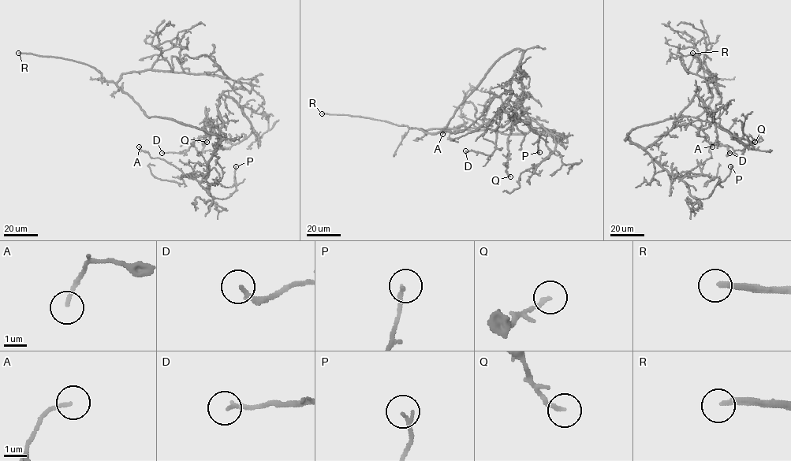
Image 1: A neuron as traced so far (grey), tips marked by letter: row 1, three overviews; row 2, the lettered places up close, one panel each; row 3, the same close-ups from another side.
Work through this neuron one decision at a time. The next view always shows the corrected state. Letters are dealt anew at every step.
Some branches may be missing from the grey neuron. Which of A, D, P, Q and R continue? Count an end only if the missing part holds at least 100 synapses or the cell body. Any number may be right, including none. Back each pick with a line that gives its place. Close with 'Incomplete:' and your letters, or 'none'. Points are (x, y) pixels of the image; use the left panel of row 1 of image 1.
R: (18, 53)
Incomplete: R

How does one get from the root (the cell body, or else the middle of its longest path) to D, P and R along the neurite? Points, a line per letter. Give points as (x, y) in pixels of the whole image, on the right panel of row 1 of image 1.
D: (664, 120), (638, 126), (628, 136), (647, 147), (686, 124), (712, 144), (730, 146), (734, 152), (729, 153)
P: (664, 120), (638, 126), (628, 136), (682, 180), (692, 196), (708, 198), (729, 174), (730, 166)
R: (664, 120), (696, 117), (711, 100), (712, 91), (704, 78), (704, 68), (692, 53)

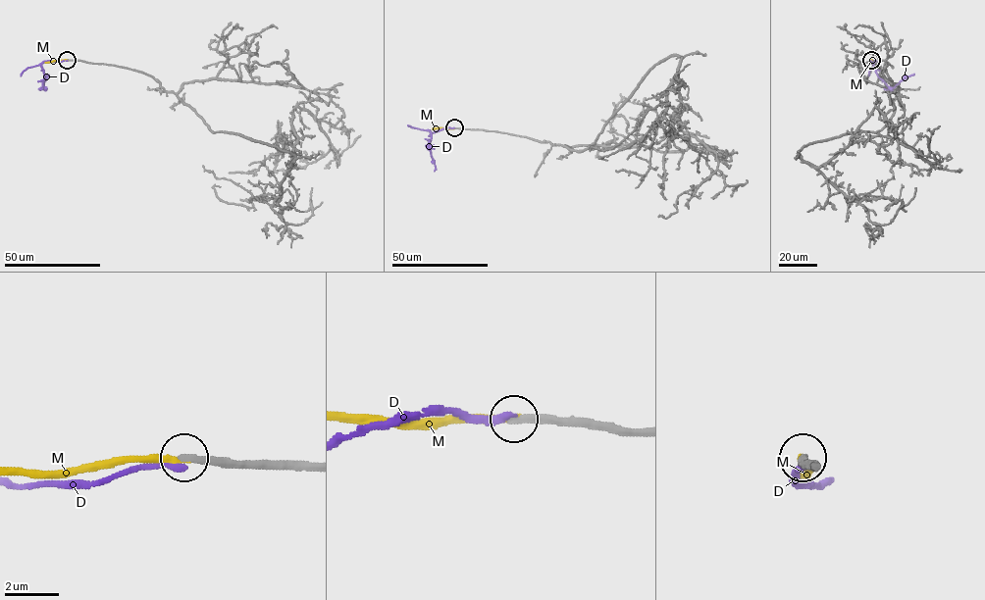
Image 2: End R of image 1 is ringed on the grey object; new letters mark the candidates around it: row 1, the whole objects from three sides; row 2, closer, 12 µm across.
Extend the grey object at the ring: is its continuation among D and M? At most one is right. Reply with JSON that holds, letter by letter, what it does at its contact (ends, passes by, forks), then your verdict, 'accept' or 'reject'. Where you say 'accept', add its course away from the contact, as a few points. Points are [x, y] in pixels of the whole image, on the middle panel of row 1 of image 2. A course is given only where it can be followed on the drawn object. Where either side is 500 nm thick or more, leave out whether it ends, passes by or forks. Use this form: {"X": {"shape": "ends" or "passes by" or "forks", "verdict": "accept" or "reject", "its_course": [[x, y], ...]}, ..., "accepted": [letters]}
{"D": {"shape": "ends", "verdict": "reject"}, "M": {"shape": "ends", "verdict": "accept", "its_course": [[454, 127], [432, 128]]}, "accepted": ["M"]}

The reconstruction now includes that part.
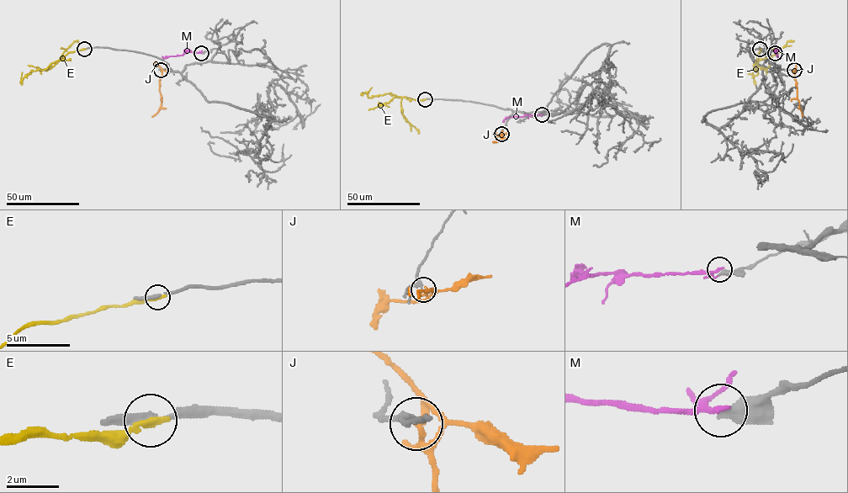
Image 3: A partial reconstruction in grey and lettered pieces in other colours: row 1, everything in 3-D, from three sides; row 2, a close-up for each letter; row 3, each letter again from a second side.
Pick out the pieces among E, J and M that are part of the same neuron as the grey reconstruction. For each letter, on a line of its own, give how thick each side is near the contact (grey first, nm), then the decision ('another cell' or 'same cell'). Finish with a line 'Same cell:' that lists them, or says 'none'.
E: 240 nm thick on the grey side, 280 nm on the other; another cell
J: 240 nm thick on the grey side, 140 nm on the other; another cell
M: 480 nm thick on the grey side, 160 nm on the other; another cell
Same cell: none

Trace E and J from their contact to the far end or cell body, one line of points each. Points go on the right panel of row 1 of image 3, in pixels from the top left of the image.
E: (760, 49), (757, 60), (753, 66), (758, 72), (752, 76), (755, 80), (752, 72)
J: (794, 70), (797, 99), (802, 116)

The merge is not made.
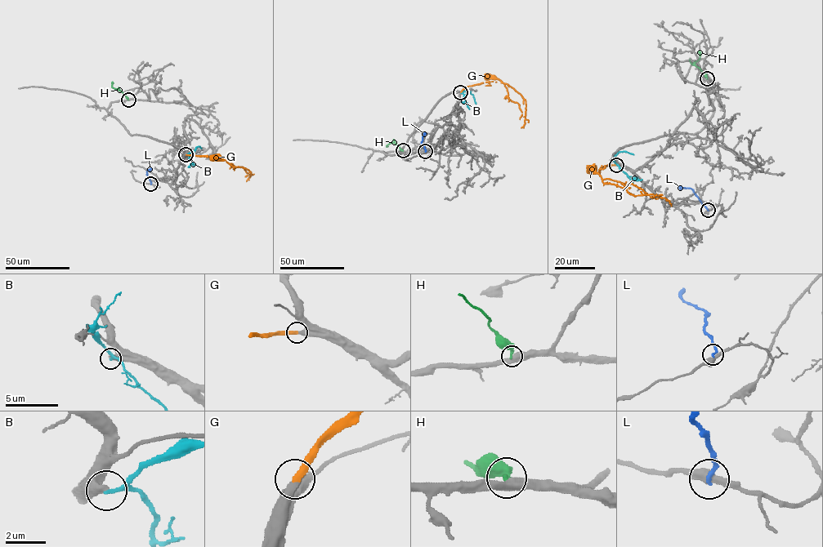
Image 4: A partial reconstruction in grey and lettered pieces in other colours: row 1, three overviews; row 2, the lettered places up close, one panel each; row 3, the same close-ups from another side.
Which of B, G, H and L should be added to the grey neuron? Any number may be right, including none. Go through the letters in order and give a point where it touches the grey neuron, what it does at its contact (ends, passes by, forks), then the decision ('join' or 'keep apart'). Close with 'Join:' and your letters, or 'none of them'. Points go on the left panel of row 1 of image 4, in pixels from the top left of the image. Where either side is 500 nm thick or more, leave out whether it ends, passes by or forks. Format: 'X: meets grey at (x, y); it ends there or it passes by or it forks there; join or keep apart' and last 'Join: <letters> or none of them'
B: meets grey at (186, 155); it passes by; keep apart
G: meets grey at (185, 154); it ends there; join
H: meets grey at (128, 100); keep apart
L: meets grey at (150, 184); it ends there; keep apart
Join: G

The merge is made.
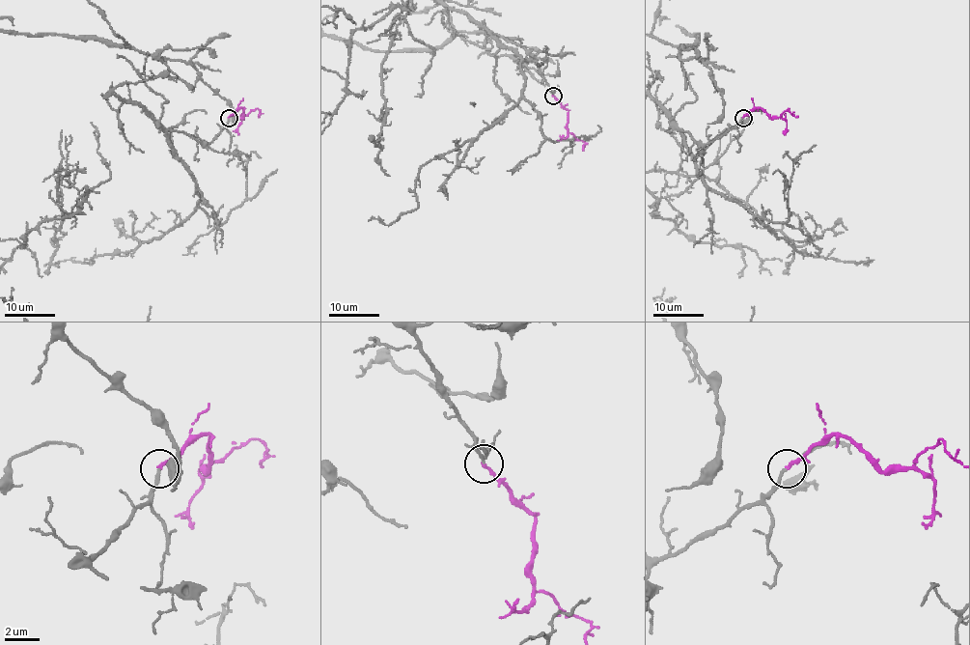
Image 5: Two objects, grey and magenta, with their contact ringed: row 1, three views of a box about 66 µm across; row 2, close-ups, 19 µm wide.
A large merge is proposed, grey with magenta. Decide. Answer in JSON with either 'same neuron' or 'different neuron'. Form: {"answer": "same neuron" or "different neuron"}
{"answer": "same neuron"}

